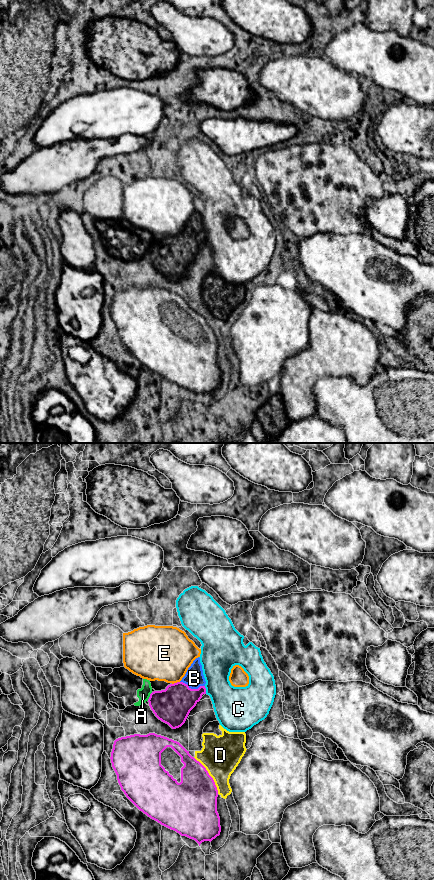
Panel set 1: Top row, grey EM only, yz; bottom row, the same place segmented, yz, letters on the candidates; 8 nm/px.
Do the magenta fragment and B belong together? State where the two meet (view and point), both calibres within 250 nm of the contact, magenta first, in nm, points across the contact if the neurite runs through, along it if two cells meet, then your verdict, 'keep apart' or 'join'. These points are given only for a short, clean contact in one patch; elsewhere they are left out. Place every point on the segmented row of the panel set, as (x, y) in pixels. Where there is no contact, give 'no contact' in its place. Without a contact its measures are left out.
meets magenta in yz at (192, 689); 300 nm thick on the magenta side, 160 nm on the other; runs through yz (172, 706), (192, 689), (194, 678); join

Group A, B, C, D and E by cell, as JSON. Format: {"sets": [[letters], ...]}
{"sets": [["A", "E"], ["B"], ["C", "D"]]}

